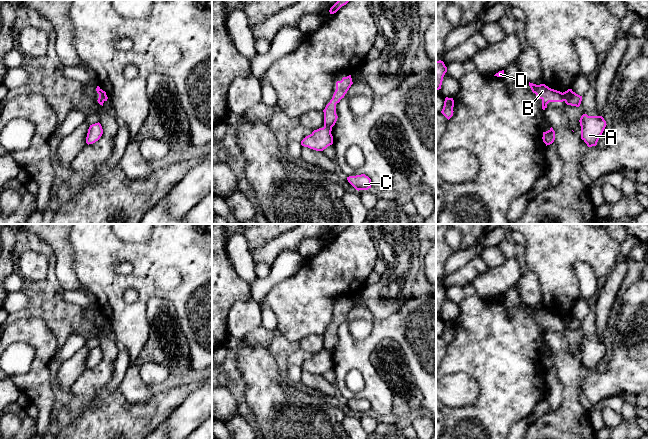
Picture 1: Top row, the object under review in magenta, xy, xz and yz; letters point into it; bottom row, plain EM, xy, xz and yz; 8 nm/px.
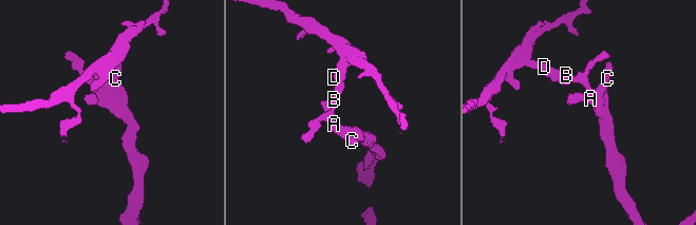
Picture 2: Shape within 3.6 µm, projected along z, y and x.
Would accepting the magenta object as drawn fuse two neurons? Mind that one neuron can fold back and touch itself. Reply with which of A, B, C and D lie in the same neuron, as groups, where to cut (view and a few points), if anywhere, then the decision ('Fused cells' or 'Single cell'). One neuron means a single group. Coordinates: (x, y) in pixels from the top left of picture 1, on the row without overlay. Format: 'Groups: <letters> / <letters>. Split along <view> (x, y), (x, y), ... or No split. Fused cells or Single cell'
Groups: A C / B D. Split along xz (324, 350), (331, 352). Fused cells

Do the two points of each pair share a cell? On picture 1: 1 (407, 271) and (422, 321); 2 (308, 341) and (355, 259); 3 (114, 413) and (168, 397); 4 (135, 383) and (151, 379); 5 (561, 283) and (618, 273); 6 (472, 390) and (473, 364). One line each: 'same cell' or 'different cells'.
1: different cells
2: different cells
3: same cell
4: different cells
5: different cells
6: different cells

